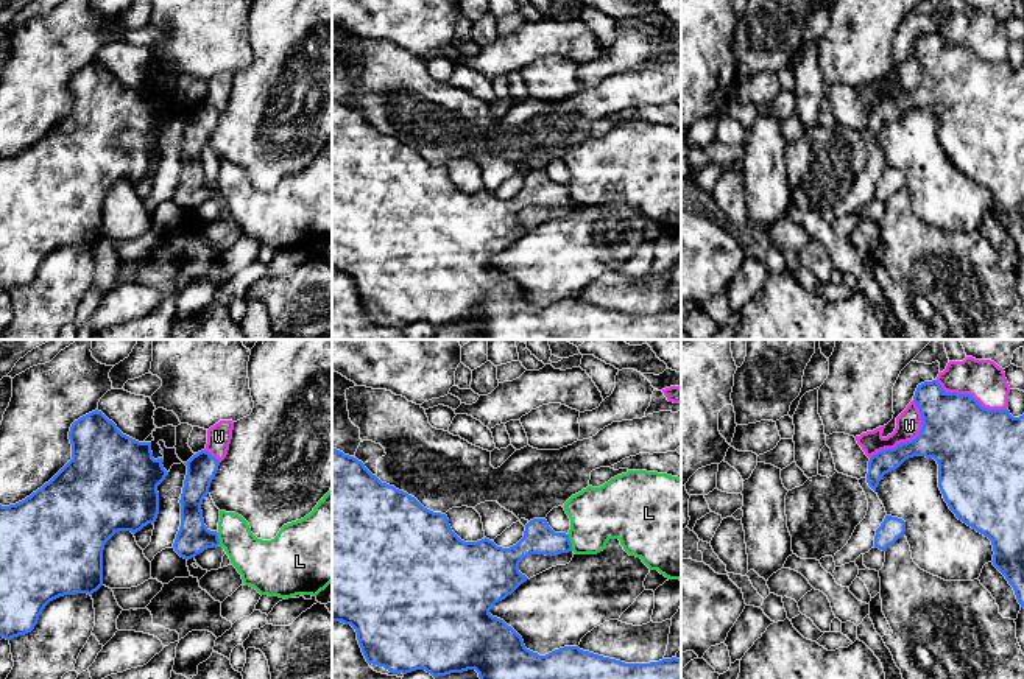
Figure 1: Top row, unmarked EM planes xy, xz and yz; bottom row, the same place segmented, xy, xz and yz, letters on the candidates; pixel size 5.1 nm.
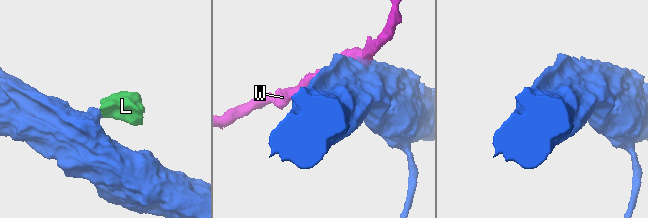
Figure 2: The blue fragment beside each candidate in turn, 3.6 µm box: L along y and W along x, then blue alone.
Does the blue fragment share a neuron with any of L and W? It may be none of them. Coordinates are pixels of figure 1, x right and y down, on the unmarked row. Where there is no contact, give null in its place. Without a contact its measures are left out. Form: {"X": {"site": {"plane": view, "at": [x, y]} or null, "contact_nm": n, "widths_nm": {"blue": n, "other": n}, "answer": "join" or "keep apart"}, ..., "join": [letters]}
{"L": {"site": {"plane": "xz", "at": [569, 193]}, "contact_nm": 90, "widths_nm": {"blue": 160, "other": 280}, "answer": "keep apart"}, "W": {"site": {"plane": "yz", "at": [912, 91]}, "contact_nm": 380, "widths_nm": {"blue": 380, "other": 130}, "answer": "keep apart"}, "join": []}

